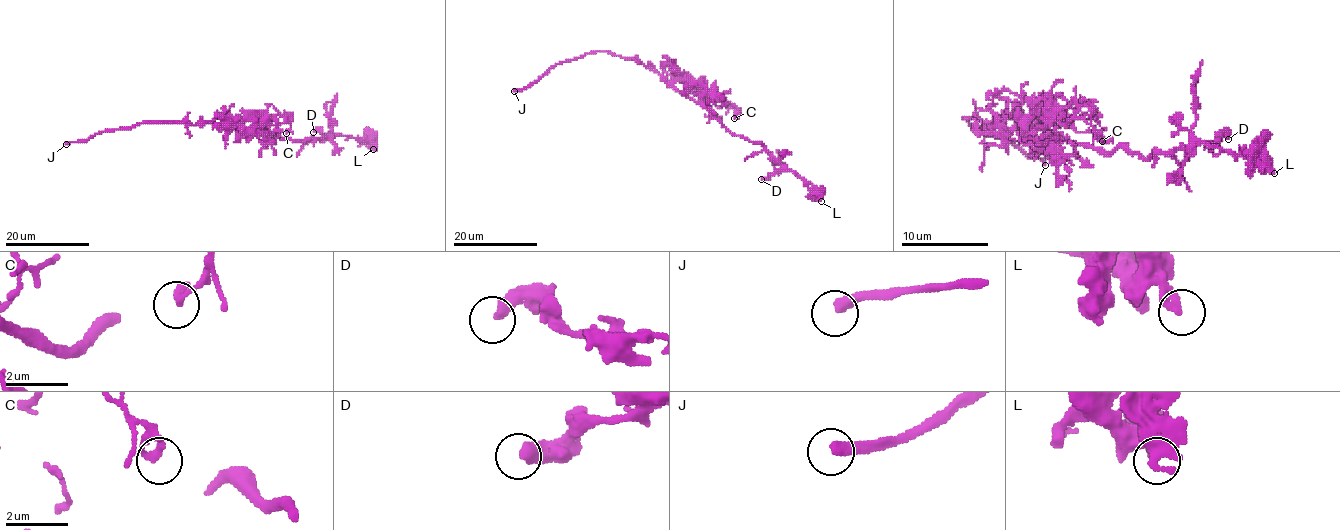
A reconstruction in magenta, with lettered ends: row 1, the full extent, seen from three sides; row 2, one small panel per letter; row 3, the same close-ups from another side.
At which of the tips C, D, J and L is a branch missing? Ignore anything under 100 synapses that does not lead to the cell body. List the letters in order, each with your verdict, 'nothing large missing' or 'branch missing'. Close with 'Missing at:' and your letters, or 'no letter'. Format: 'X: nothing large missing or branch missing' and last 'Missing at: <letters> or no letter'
C: nothing large missing
D: nothing large missing
J: branch missing
L: nothing large missing
Missing at: J

